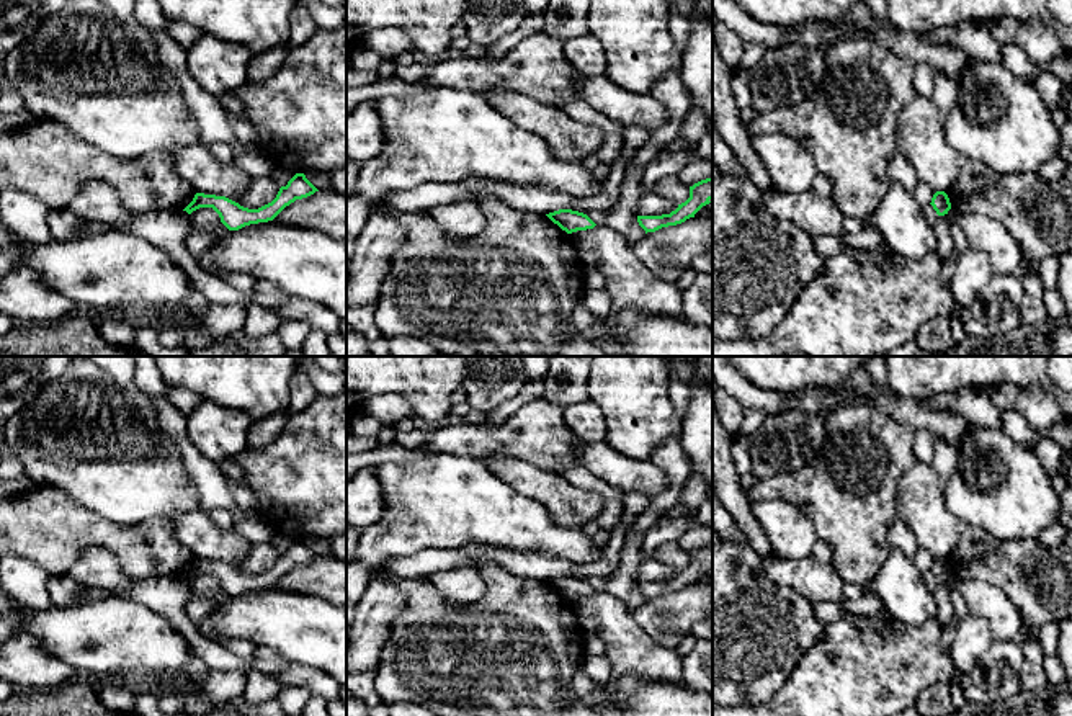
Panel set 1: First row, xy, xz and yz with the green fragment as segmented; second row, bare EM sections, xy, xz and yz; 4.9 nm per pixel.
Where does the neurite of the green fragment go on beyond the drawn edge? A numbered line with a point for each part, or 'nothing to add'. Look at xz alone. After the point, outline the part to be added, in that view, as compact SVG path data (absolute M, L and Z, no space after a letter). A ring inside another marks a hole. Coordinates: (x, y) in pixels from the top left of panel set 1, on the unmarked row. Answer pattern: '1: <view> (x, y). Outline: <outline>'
nothing to add

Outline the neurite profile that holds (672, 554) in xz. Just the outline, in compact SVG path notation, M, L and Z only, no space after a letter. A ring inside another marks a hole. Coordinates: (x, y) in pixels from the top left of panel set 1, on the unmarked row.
M668 541L654 551L652 559L681 571L690 564L690 553L678 541Z

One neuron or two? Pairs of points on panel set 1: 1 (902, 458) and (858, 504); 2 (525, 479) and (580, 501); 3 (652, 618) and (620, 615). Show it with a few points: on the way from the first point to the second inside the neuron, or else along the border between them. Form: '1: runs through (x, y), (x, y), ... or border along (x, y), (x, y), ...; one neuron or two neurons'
1: runs through (888, 473), (883, 478), (879, 494), (873, 496); one neuron
2: runs through (538, 484), (567, 501); one neuron
3: border along (628, 610), (631, 618), (659, 643); two neurons

